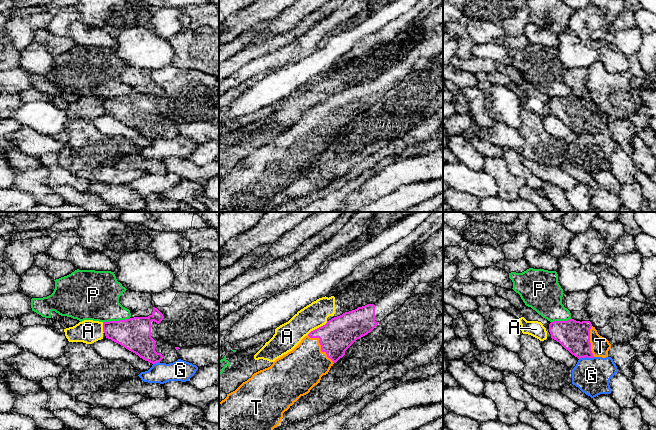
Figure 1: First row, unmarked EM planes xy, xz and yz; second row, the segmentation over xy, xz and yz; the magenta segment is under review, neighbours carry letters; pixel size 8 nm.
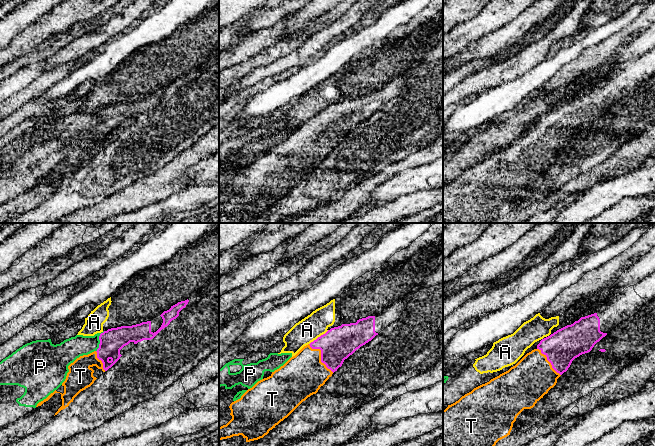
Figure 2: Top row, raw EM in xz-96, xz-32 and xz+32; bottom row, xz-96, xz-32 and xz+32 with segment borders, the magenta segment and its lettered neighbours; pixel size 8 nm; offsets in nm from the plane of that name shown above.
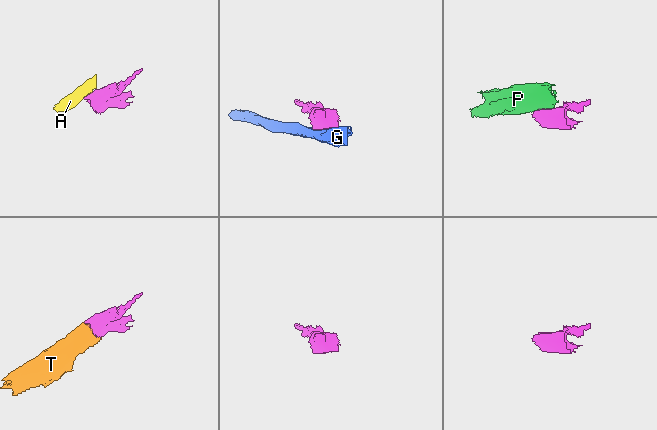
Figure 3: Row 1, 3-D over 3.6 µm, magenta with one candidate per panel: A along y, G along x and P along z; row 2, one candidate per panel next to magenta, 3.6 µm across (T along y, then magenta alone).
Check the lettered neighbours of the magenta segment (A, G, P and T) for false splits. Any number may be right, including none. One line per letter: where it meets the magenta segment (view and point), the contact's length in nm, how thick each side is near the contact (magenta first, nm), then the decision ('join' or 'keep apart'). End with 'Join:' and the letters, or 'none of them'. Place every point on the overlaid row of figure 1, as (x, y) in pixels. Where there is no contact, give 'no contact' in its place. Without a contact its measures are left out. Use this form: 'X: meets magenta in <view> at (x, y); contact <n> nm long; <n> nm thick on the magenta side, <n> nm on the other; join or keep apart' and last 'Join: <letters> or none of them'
A: meets magenta in xz at (317, 328); contact 200 nm long; 280 nm thick on the magenta side, 220 nm on the other; keep apart
G: meets magenta in yz at (586, 356); contact 120 nm long; 240 nm thick on the magenta side, 280 nm on the other; keep apart
P: meets magenta in xy at (116, 321); contact 220 nm long; 260 nm thick on the magenta side, 360 nm on the other; keep apart
T: meets magenta in xz at (321, 346); contact 320 nm long; 280 nm thick on the magenta side, 340 nm on the other; join
Join: T

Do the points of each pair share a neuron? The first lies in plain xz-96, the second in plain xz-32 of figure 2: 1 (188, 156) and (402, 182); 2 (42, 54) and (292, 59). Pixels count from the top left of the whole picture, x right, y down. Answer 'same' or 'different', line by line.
1: different
2: different

